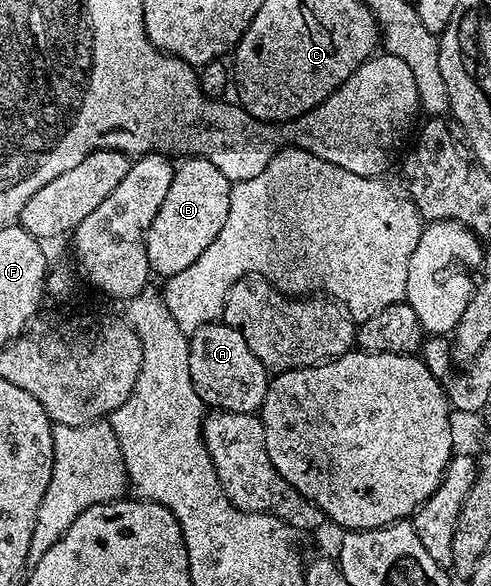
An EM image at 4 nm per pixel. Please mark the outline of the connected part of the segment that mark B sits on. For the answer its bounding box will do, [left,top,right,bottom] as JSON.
[146,157,232,276]

